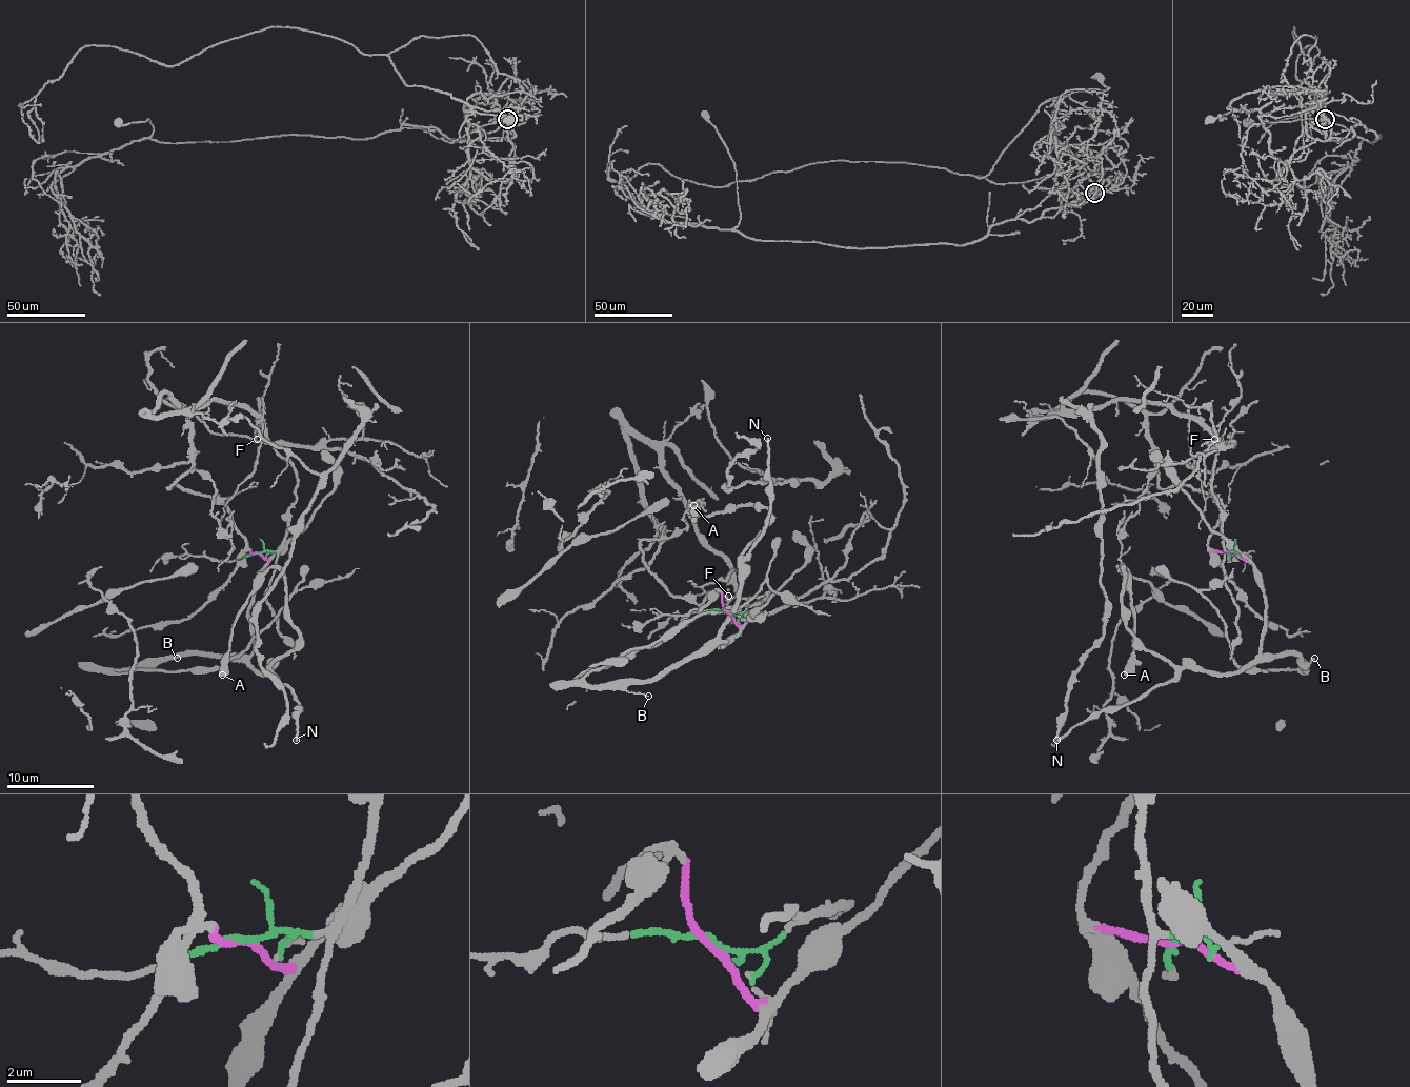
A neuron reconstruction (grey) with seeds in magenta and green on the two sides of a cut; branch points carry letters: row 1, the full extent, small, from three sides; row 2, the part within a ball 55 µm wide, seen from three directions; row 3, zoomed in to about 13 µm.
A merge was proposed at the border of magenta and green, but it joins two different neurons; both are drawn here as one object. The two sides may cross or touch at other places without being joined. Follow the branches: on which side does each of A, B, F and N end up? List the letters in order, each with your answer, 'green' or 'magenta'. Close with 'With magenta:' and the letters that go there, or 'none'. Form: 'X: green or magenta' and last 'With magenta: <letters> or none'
A: magenta
B: magenta
F: green
N: magenta
With magenta: A, B, N

